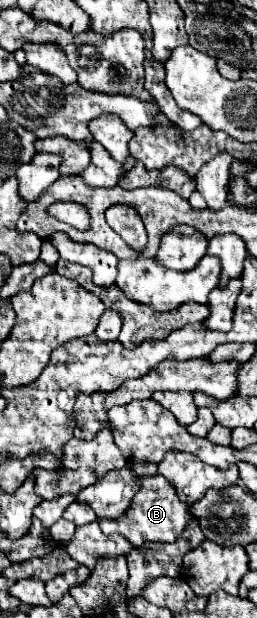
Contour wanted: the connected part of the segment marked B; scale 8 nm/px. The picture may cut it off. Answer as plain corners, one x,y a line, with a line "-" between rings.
154,475
154,477
142,479
142,487
134,495
132,507
128,507
128,511
120,515
120,519
98,519
98,523
104,533
108,535
120,533
134,547
142,547
148,541
170,541
170,543
176,541
182,535
184,525
188,525
190,519
192,515
188,511
188,505
178,499
176,491
168,485
168,481
162,475

